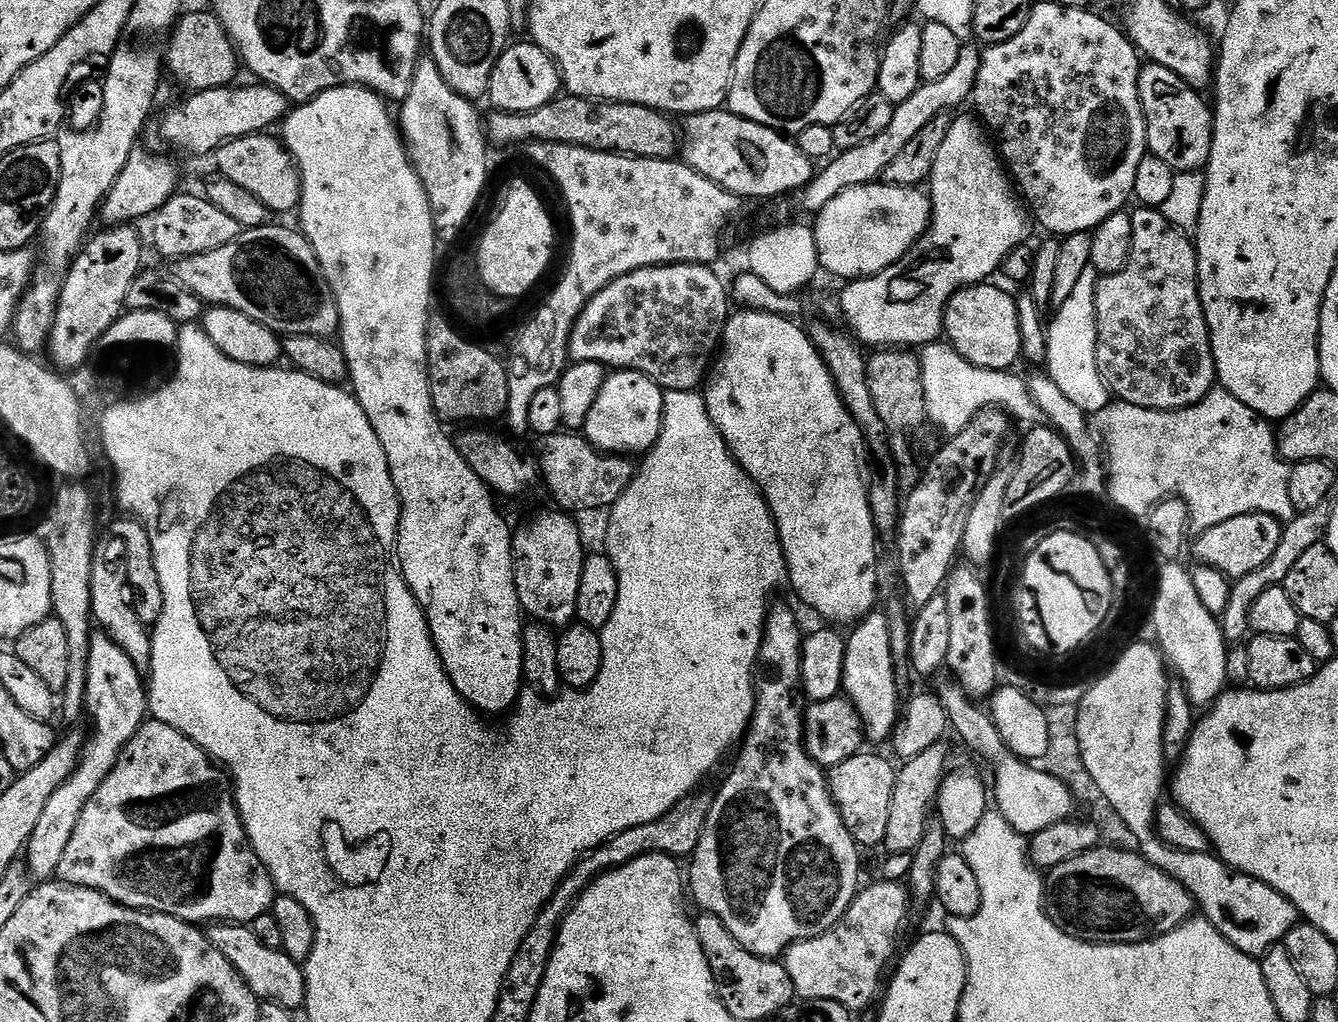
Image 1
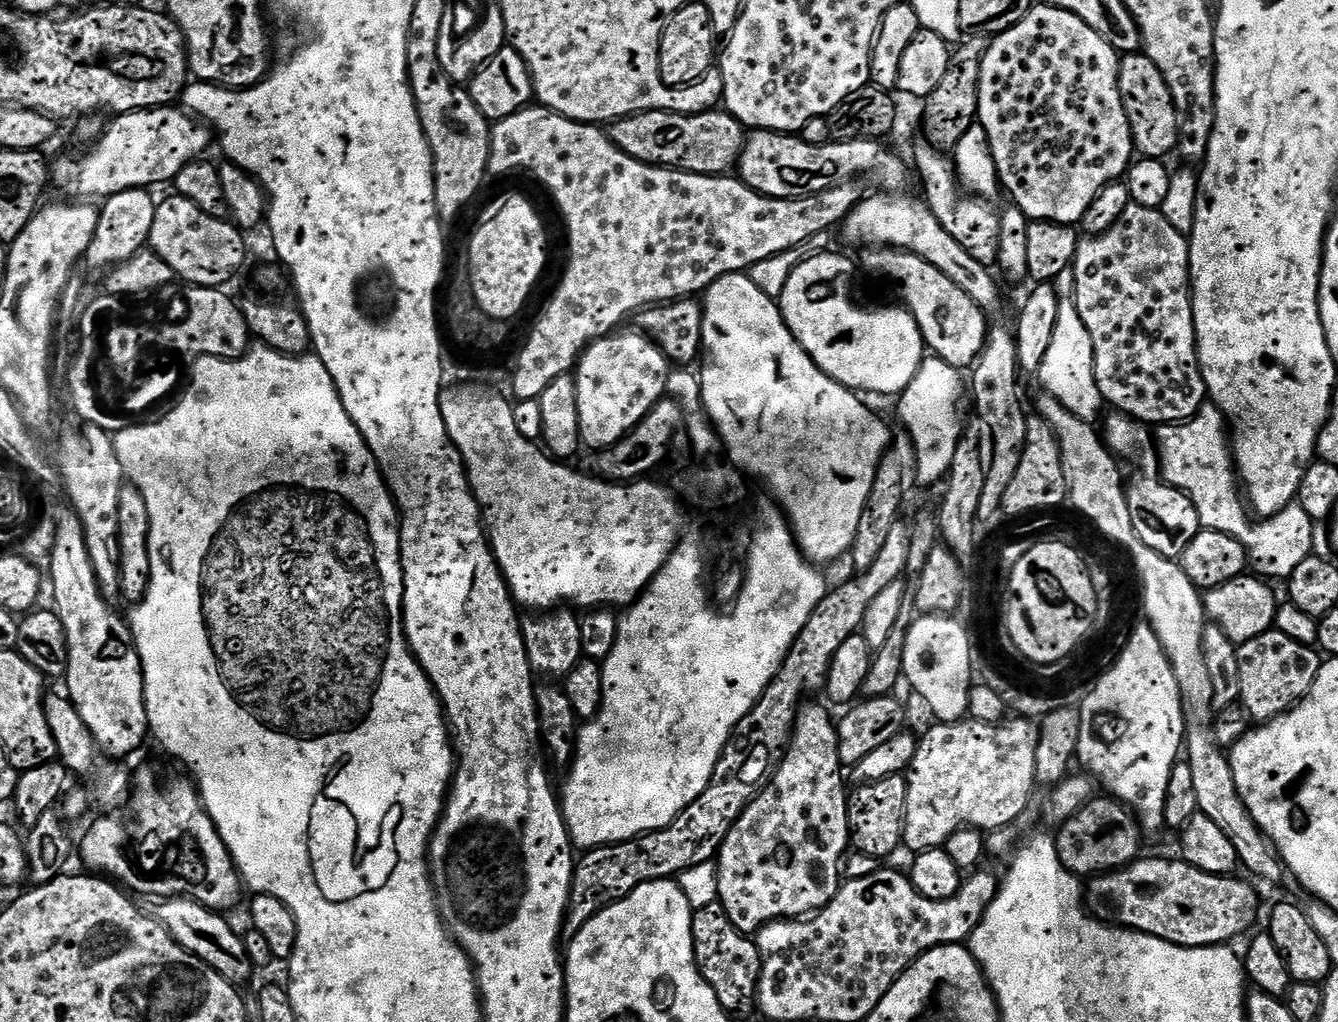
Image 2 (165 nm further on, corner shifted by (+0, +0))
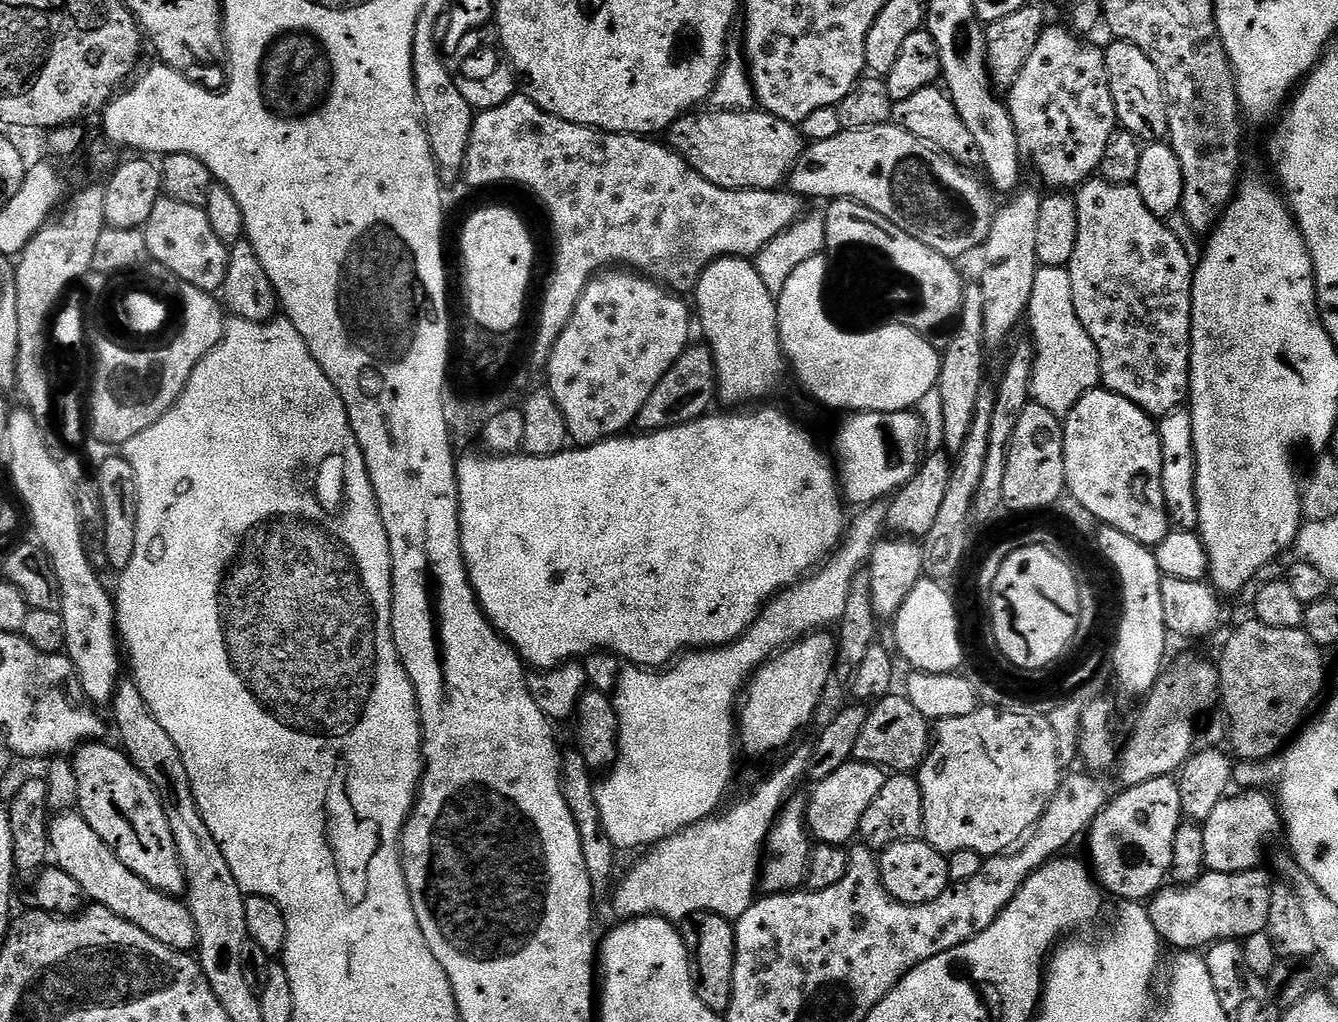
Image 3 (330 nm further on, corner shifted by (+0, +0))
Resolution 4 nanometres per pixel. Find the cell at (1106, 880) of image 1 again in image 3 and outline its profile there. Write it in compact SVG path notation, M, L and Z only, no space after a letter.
M1205 871L1190 885L1161 888L1147 905L1154 930L1165 945L1180 948L1176 950L1204 950L1217 940L1242 942L1247 936L1265 931L1270 918L1273 881L1260 871Z

